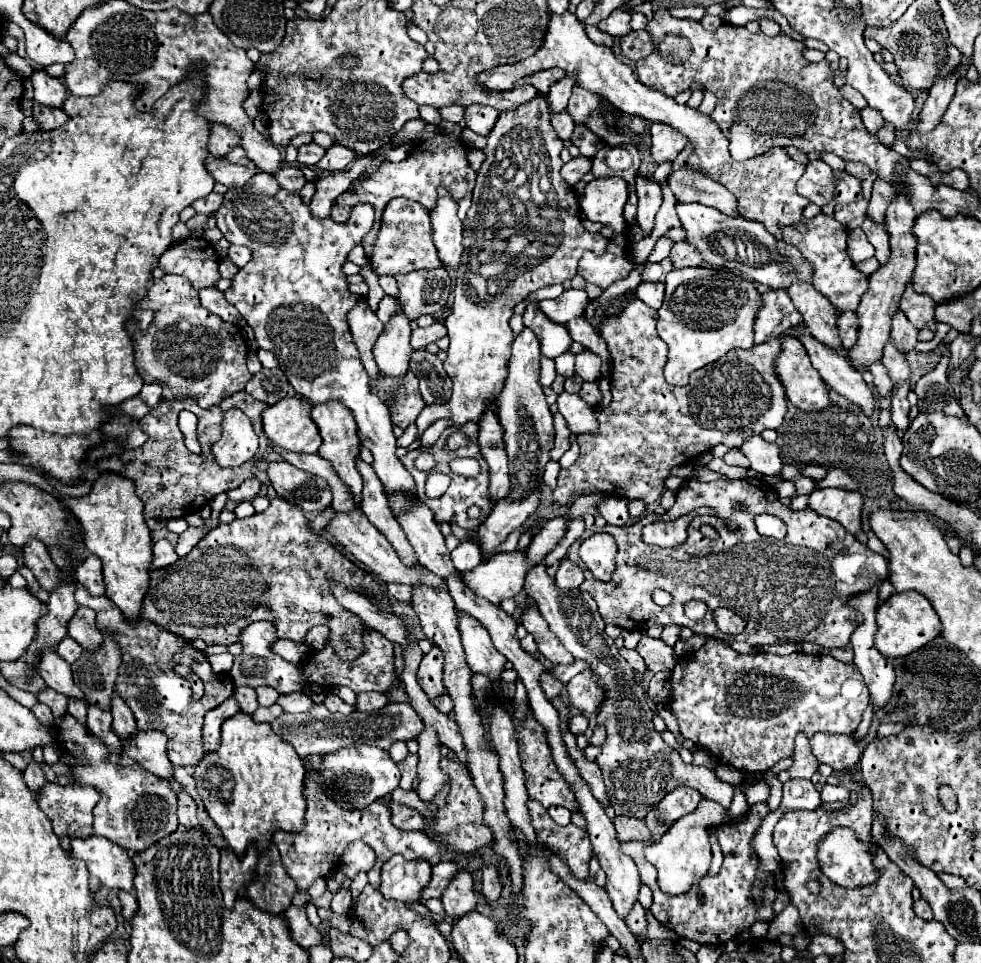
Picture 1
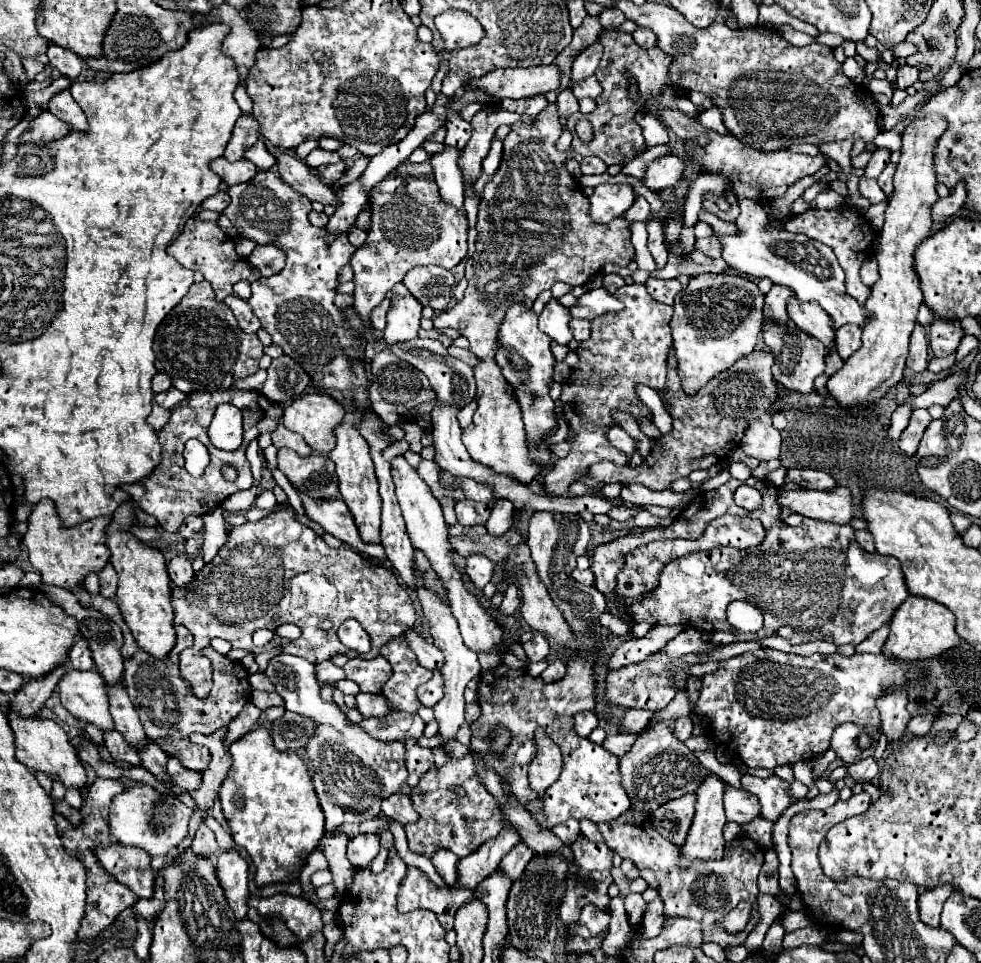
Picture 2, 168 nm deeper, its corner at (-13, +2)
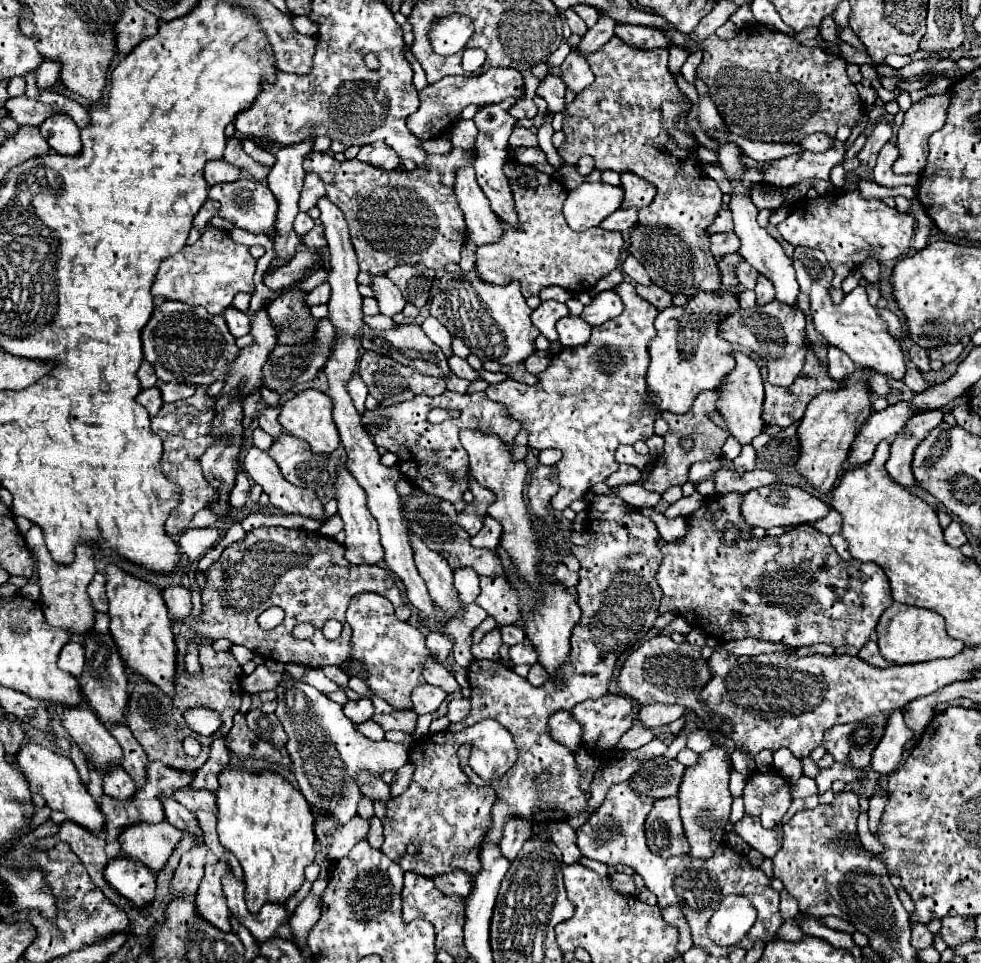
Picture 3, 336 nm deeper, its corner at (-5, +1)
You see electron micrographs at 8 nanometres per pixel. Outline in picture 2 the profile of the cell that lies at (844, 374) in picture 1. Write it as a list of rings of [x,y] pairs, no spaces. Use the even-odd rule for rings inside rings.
[[[793,294],[787,302],[787,314],[801,330],[821,340],[825,348],[835,344],[835,330],[831,328],[829,314],[825,314],[817,302],[799,302],[799,298]]]

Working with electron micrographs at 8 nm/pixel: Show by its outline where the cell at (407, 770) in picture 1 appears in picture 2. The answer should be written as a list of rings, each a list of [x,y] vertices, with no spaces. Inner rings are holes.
[[[413,738],[405,740],[405,746],[407,746],[405,768],[409,772],[409,776],[407,776],[405,782],[413,788],[413,786],[417,786],[419,778],[433,766],[433,752],[429,748],[421,748],[417,744],[417,740],[413,740]]]

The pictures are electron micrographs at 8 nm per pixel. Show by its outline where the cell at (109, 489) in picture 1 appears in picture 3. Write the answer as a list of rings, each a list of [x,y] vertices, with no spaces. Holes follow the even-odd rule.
[[[113,563],[107,565],[105,577],[109,599],[107,615],[111,617],[111,635],[117,643],[121,659],[129,669],[133,669],[135,673],[143,675],[145,679],[149,679],[151,683],[159,685],[163,691],[173,695],[177,647],[173,643],[171,619],[165,601],[161,597],[161,591],[155,585],[123,571]]]

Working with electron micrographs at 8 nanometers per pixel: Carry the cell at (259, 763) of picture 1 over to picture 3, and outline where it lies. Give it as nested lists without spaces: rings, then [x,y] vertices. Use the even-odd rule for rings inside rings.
[[[231,765],[225,767],[219,775],[219,791],[217,795],[217,833],[221,845],[231,851],[243,871],[245,871],[245,899],[249,911],[257,913],[265,903],[285,903],[305,881],[303,869],[315,859],[315,841],[317,835],[313,831],[313,811],[303,799],[301,791],[295,789],[289,781],[285,781],[275,771],[235,771]]]

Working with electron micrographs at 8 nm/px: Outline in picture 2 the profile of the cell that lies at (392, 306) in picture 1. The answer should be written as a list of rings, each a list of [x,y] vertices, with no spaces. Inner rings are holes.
[[[385,298],[377,308],[373,308],[371,312],[371,320],[373,320],[373,328],[375,330],[383,330],[385,328],[385,314],[389,310],[389,298]]]

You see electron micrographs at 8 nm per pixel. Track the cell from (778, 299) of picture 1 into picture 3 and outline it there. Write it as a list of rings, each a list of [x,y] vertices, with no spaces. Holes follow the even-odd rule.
[[[759,275],[755,293],[757,293],[757,305],[769,303],[769,301],[775,299],[775,295],[773,295],[773,283],[771,283],[767,277],[763,277],[763,275]]]

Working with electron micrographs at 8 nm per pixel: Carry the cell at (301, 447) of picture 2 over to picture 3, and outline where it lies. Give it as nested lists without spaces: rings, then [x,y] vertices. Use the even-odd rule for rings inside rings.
[[[261,409],[259,415],[257,415],[259,427],[261,427],[265,433],[269,433],[273,439],[277,439],[279,435],[285,433],[283,427],[279,425],[279,421],[277,421],[277,415],[279,415],[279,409]]]

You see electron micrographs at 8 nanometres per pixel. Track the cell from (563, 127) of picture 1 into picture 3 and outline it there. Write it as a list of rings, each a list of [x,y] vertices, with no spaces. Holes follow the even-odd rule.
[[[547,75],[539,83],[537,93],[541,93],[541,97],[547,101],[551,113],[559,113],[565,109],[565,83],[559,77]]]

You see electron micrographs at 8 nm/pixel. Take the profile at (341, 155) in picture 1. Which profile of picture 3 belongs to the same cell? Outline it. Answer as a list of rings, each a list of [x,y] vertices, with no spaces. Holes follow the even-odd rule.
[[[307,173],[305,175],[305,183],[303,183],[303,191],[301,191],[301,201],[299,201],[299,209],[301,211],[309,211],[311,207],[317,205],[317,199],[325,195],[325,183],[317,173]]]

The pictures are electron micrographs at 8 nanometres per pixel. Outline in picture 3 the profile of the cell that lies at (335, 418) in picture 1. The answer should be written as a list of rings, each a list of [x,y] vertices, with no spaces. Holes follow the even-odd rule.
[[[339,463],[335,469],[335,499],[337,499],[337,507],[339,507],[339,515],[345,523],[345,559],[349,559],[349,563],[369,563],[375,565],[383,559],[383,547],[379,543],[379,531],[377,531],[377,521],[373,519],[373,515],[367,509],[367,499],[365,499],[365,491],[361,491],[361,485],[353,479],[353,475],[349,475],[349,469],[345,467],[345,463]]]

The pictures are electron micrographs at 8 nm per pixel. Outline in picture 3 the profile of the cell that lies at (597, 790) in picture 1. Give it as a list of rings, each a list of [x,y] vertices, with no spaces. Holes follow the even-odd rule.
[[[597,495],[597,499],[587,507],[587,513],[587,529],[595,531],[597,539],[591,545],[571,547],[573,555],[581,563],[577,603],[581,605],[583,615],[571,633],[569,657],[557,675],[541,687],[533,687],[501,661],[473,661],[469,667],[471,715],[461,723],[449,725],[451,731],[459,733],[477,721],[495,719],[513,735],[517,747],[517,763],[501,779],[485,783],[497,791],[497,799],[493,805],[493,827],[481,845],[499,845],[505,819],[511,817],[529,823],[549,823],[589,813],[591,791],[579,787],[583,773],[577,767],[575,755],[551,739],[549,715],[561,709],[571,709],[587,699],[603,697],[609,689],[619,653],[629,645],[639,643],[639,639],[653,629],[653,621],[659,617],[657,609],[661,589],[655,575],[663,557],[657,547],[659,531],[655,523],[641,513],[629,513],[621,499],[607,495]],[[541,771],[551,771],[551,779],[535,787],[533,775]]]

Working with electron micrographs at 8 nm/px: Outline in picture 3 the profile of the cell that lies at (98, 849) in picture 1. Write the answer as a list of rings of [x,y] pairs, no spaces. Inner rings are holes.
[[[117,857],[105,867],[105,881],[133,905],[147,905],[155,897],[155,875],[141,861]]]

